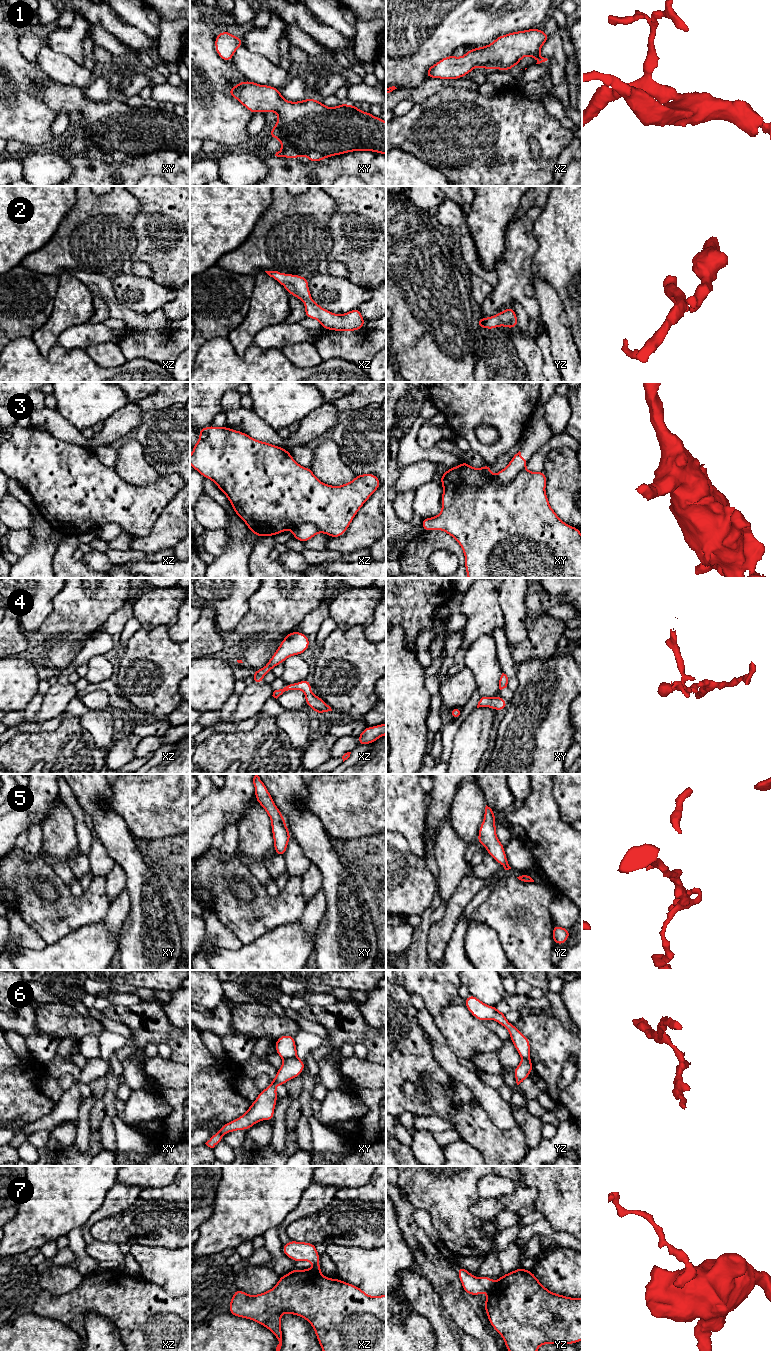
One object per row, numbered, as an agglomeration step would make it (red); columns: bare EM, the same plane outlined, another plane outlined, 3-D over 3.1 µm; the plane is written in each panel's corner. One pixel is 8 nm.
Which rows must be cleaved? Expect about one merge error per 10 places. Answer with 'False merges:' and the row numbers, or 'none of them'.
False merges: 3, 6, 7

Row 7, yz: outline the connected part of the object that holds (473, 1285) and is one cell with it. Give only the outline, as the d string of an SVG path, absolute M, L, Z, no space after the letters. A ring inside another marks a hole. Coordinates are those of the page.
M464 1267L457 1269L457 1274L463 1286L463 1290L468 1294L479 1296L483 1291L488 1291L494 1284L491 1277L478 1278L473 1276Z

